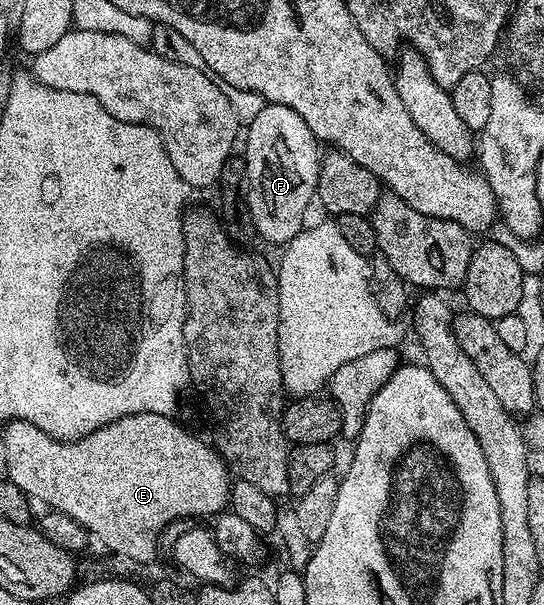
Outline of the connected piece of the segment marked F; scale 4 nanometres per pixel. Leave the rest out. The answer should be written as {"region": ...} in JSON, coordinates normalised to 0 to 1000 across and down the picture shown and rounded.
{"region":[[[509,170],[485,175],[463,197],[452,223],[452,246],[445,255],[454,266],[452,334],[467,364],[472,390],[511,408],[528,407],[540,390],[551,387],[563,372],[563,352],[570,336],[579,331],[592,250],[581,223],[531,175]]]}

